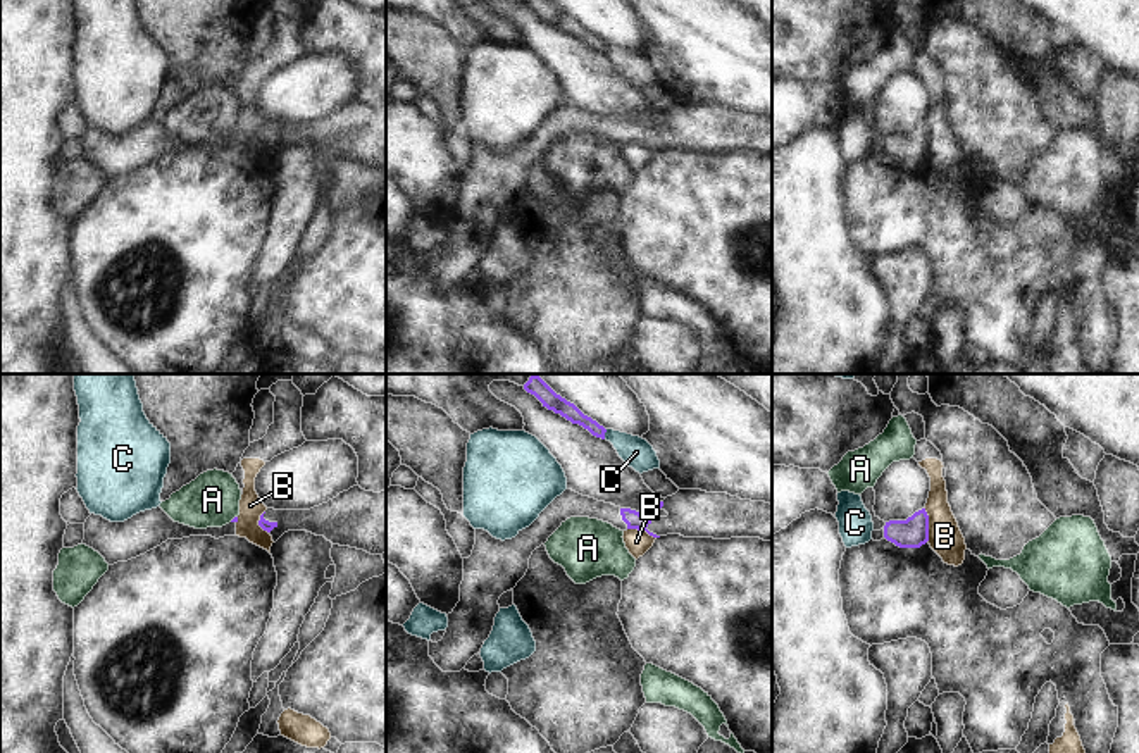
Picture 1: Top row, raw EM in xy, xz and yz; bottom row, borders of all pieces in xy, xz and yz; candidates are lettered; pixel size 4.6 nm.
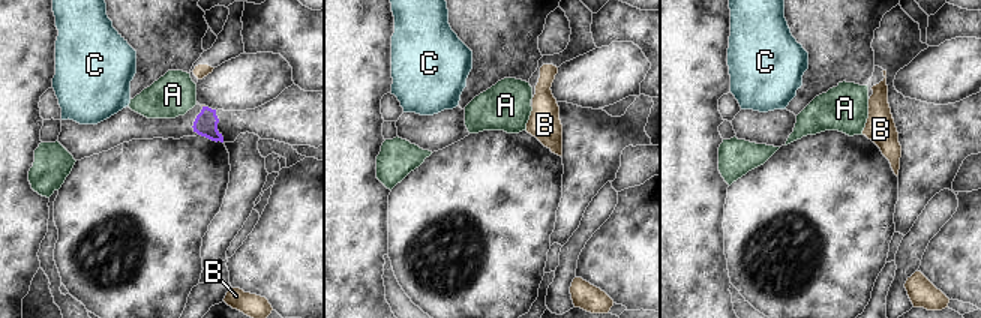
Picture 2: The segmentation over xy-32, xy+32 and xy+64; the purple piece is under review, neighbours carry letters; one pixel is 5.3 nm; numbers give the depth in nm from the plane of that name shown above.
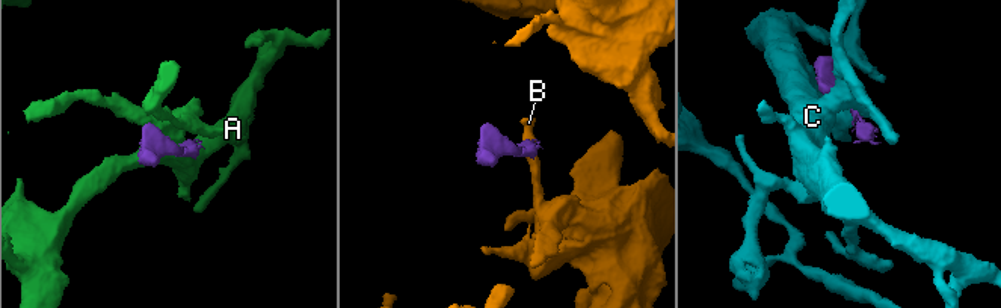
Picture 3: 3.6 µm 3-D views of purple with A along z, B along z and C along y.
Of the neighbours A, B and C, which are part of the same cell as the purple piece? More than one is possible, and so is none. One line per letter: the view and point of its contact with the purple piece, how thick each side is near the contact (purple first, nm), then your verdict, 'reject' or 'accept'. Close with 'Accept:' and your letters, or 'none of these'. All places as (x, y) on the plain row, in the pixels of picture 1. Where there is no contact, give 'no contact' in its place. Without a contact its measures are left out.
A: xy (235, 131) | 20/260 nm | reject
B: yz (927, 138) | 140/160 nm | reject
C: xz (603, 49) | 80/140 nm | reject
Accept: none of these

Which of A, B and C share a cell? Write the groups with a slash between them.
A / B / C

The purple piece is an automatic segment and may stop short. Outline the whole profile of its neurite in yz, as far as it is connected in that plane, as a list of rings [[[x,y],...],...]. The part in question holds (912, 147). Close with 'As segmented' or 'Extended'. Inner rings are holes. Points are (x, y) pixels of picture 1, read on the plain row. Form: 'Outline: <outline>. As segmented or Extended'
Outline: [[[922,122],[906,134],[889,134],[881,145],[872,145],[872,153],[887,153],[899,162],[920,162],[929,155],[929,129]]]. Extended

